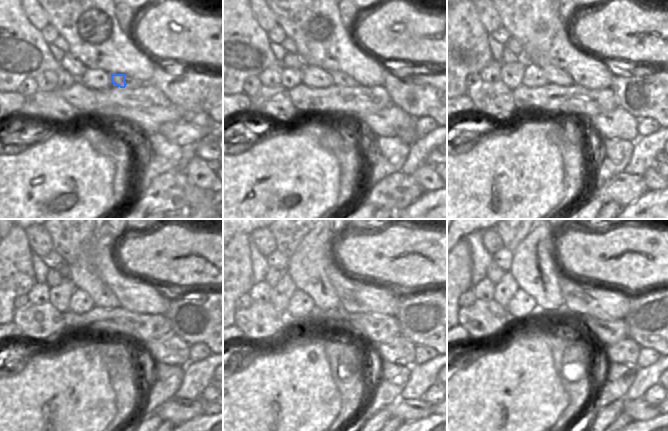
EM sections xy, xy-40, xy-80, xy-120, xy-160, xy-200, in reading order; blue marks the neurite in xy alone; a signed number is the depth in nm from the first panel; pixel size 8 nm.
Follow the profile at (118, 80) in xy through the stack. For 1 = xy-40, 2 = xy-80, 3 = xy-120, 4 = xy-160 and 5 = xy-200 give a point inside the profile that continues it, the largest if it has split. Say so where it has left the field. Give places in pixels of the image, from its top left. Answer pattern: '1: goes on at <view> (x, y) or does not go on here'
1: goes on at xy-40 (339, 78)
2: goes on at xy-80 (555, 75)
3: goes on at xy-120 (83, 272)
4: goes on at xy-160 (307, 268)
5: goes on at xy-200 (532, 268)

